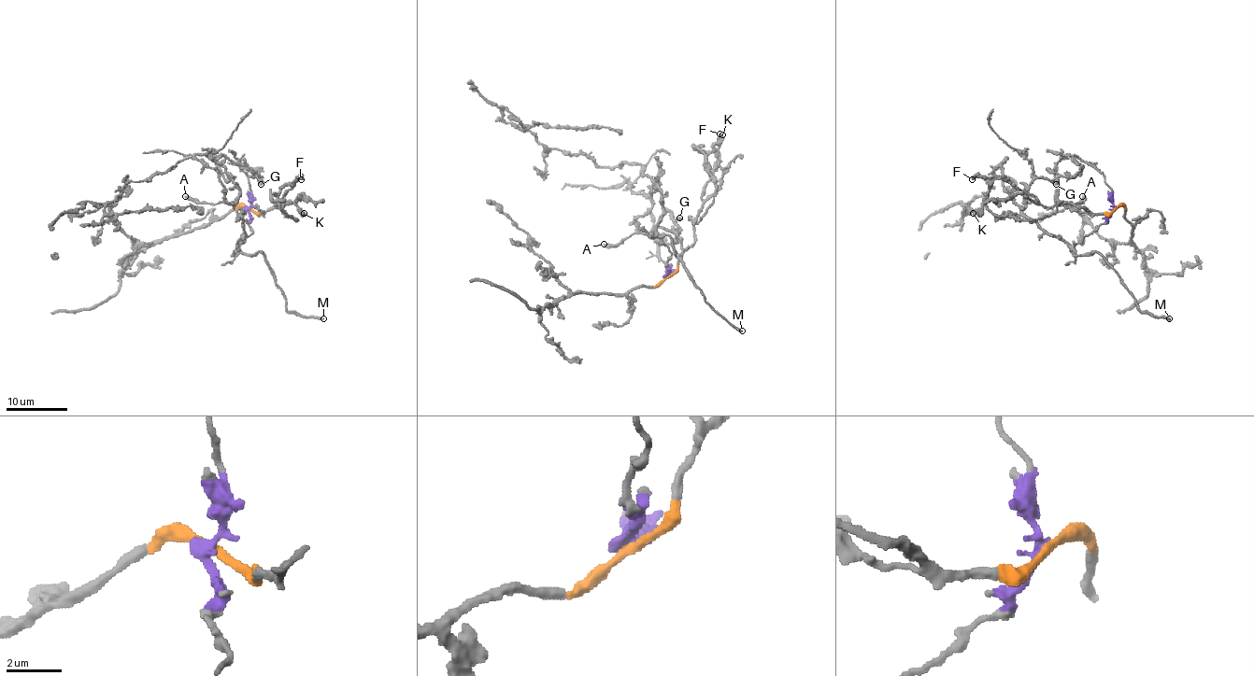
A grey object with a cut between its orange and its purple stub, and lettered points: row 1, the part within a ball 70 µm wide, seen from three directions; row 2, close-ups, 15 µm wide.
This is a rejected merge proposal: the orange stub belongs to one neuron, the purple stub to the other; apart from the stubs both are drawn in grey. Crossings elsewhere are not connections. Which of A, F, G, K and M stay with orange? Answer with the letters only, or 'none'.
A, F, K

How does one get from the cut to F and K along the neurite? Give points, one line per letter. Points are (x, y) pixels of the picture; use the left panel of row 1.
F: (248, 207), (264, 214), (275, 203), (281, 207), (284, 204), (282, 197), (299, 176), (301, 178)
K: (248, 207), (264, 214), (275, 203), (282, 207), (301, 194), (304, 197), (296, 200), (296, 204), (304, 214)

